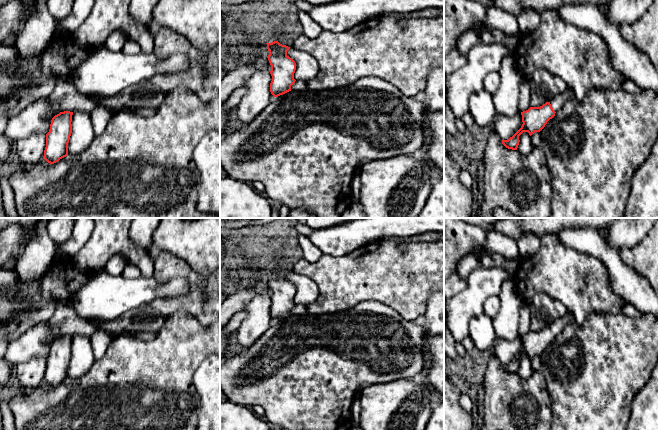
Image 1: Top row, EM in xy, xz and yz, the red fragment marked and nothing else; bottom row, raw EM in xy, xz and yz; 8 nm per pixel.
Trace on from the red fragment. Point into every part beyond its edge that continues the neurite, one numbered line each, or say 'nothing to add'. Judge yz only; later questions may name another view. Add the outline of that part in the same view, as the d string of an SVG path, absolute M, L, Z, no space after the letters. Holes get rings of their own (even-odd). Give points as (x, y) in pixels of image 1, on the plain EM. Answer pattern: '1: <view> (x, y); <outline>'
1: yz (558, 325); M570 311L563 317L557 318L556 320L550 323L550 328L555 336L561 333L561 331L573 321L573 315Z

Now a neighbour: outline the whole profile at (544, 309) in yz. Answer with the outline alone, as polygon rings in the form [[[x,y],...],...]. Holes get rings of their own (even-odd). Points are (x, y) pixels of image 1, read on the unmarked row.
[[[545,292],[537,293],[528,303],[530,310],[530,330],[540,331],[557,318],[568,313],[567,307]]]

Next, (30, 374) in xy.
[[[34,357],[26,362],[16,365],[16,377],[24,391],[39,388],[44,381],[46,359]]]

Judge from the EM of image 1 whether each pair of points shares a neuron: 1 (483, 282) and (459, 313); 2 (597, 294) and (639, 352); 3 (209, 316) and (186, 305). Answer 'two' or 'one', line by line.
1: one
2: two
3: one

